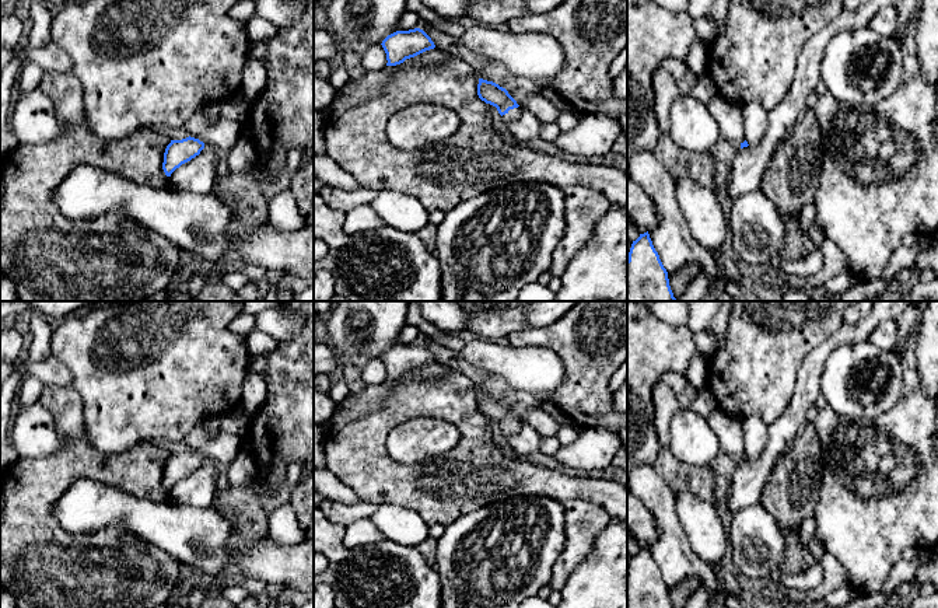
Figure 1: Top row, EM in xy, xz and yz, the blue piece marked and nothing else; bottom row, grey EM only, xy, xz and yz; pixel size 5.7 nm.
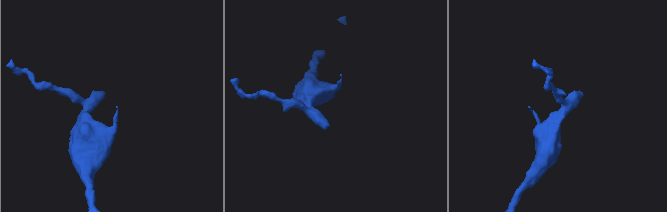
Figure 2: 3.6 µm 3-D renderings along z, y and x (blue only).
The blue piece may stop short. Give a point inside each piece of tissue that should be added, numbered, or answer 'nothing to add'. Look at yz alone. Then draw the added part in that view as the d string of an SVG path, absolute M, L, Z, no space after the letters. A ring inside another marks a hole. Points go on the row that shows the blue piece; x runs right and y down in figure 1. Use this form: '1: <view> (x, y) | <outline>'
1: yz (755, 116) | M757 101L741 106L745 129L745 140L749 146L756 144L767 130L769 111Z

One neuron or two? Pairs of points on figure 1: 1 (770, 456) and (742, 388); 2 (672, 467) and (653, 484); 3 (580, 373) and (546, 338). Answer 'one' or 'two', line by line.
1: two
2: two
3: one

